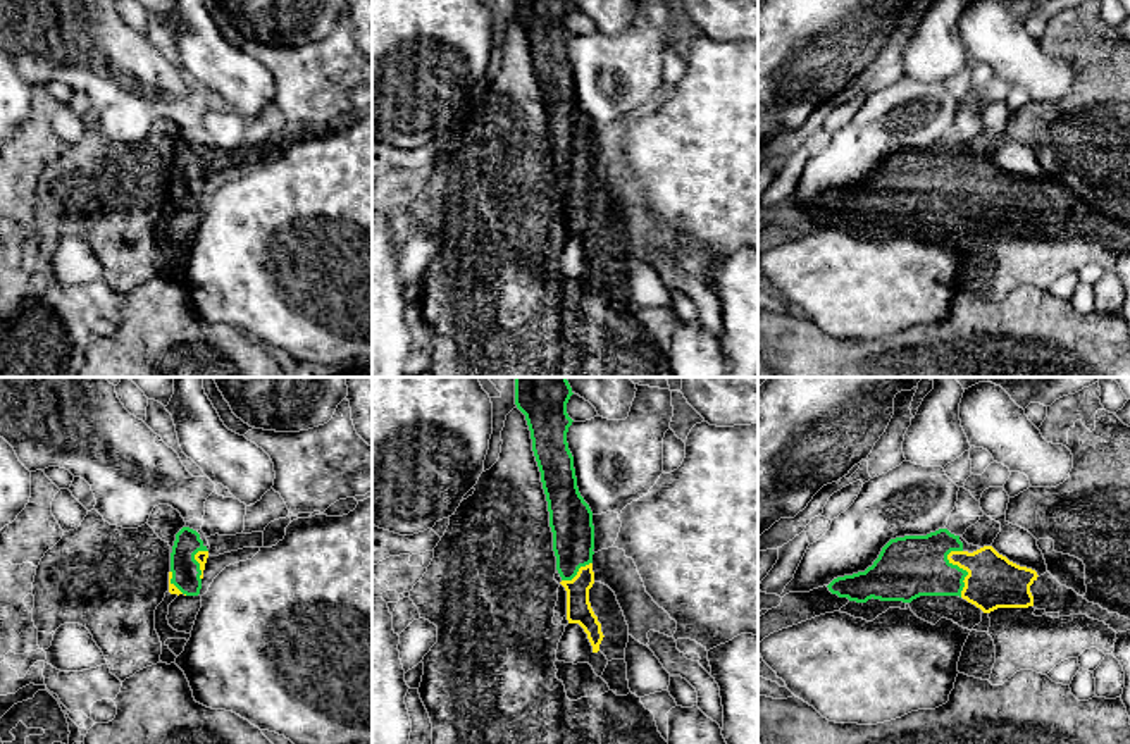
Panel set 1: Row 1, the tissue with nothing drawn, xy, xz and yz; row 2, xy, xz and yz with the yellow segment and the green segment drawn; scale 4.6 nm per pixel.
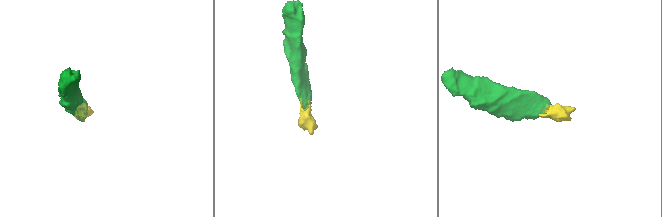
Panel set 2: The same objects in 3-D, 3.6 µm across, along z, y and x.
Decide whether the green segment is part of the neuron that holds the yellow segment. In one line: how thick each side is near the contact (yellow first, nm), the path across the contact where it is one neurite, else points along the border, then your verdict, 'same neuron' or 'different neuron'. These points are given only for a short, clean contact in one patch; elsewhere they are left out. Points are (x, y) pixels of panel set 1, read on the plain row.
240 nm thick on the yellow side, 280 nm on the other; runs through yz (993, 195), (975, 192), (965, 183), (913, 179); same neuron

